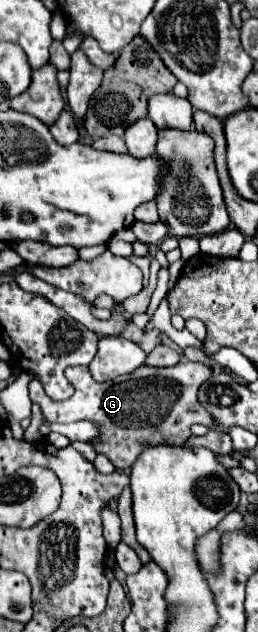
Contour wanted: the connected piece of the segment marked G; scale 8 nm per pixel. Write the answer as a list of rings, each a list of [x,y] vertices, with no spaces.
[[[182,360],[170,368],[152,368],[144,364],[130,374],[122,374],[100,384],[92,378],[88,366],[72,366],[66,368],[66,378],[76,392],[68,400],[52,400],[44,394],[38,378],[30,382],[30,400],[42,408],[44,420],[48,422],[76,422],[82,418],[94,420],[102,430],[102,436],[92,440],[96,452],[106,454],[114,462],[116,470],[124,470],[130,468],[146,446],[186,442],[192,424],[216,428],[210,412],[198,402],[198,390],[212,374],[214,370],[202,362]]]

